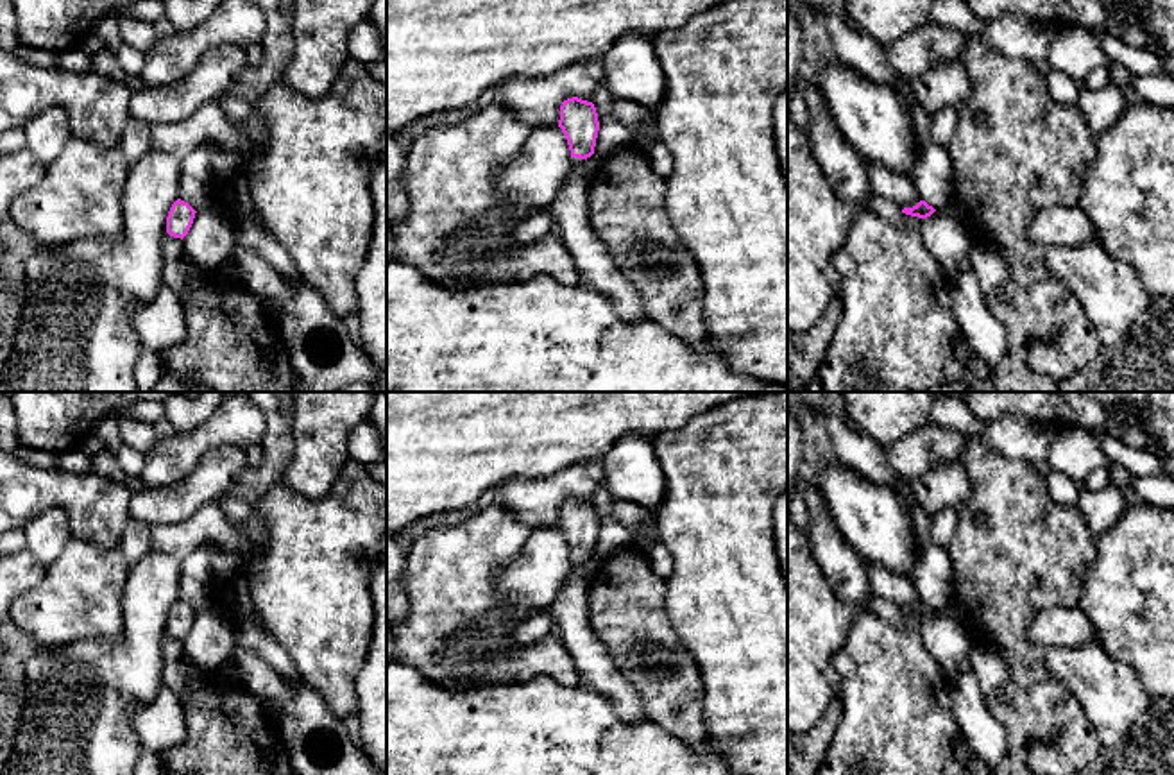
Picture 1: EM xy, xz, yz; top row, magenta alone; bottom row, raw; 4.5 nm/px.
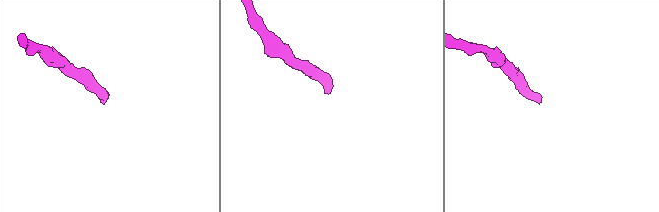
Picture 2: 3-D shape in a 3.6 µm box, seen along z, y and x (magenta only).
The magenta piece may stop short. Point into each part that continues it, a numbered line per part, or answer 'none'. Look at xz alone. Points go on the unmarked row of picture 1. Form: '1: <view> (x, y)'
1: xz (596, 670)

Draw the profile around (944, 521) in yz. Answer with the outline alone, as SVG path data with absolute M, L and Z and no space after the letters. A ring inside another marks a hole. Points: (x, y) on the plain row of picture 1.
M941 508L932 515L932 537L936 546L945 548L954 537L954 532L957 528L957 514L954 508Z

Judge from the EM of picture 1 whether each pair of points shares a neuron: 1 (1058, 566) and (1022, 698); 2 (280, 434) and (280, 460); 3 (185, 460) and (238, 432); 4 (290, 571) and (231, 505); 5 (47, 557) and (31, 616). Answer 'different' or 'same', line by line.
1: same
2: same
3: same
4: different
5: different

